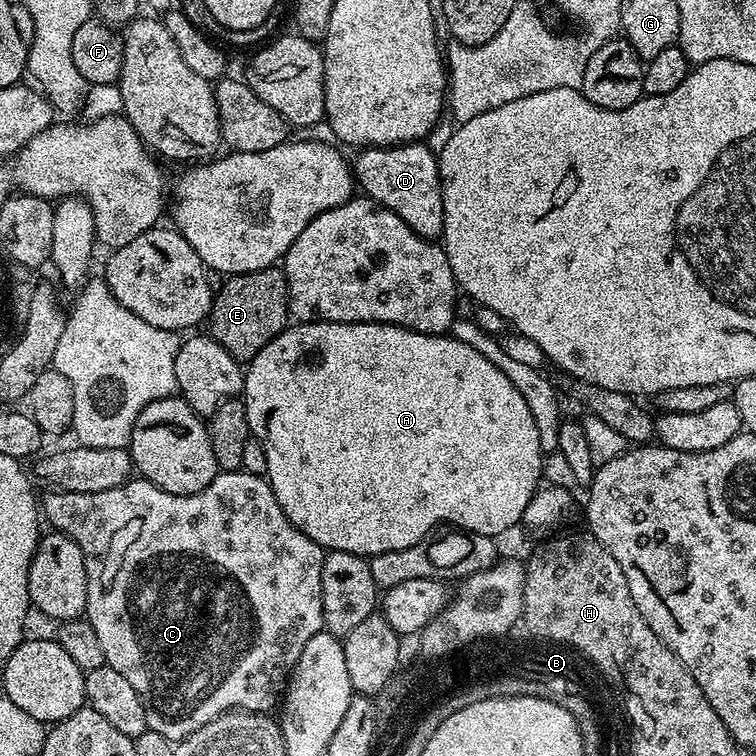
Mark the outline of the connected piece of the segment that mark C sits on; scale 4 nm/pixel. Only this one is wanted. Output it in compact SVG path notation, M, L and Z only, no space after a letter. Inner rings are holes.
M243 470L234 472L217 471L216 476L210 482L210 486L206 486L206 490L202 490L193 496L175 496L166 490L162 490L158 486L154 486L143 478L129 479L128 483L120 484L116 488L110 490L102 490L101 492L61 492L59 490L49 491L49 496L44 500L44 512L42 508L42 516L52 523L51 527L55 531L60 532L64 536L70 537L73 542L82 550L84 561L86 562L86 619L90 622L90 626L94 626L94 630L98 633L98 639L102 641L102 654L104 655L104 663L109 664L114 670L118 670L118 674L122 674L130 681L130 686L134 686L134 690L138 690L138 694L144 703L146 710L146 718L148 719L149 729L158 734L169 738L180 738L185 735L186 727L180 720L187 718L191 712L197 712L201 721L212 720L222 712L230 712L233 710L243 710L245 712L263 712L271 713L272 707L277 707L278 701L281 699L282 693L285 691L289 676L295 668L298 658L302 654L302 650L306 646L306 642L310 642L310 638L322 631L324 627L323 620L323 600L322 600L322 568L325 555L325 549L319 544L313 542L309 536L302 534L302 530L298 530L290 522L290 518L286 518L286 514L282 510L282 506L278 506L278 498L274 498L274 490L269 486L267 479L263 476L255 476Z

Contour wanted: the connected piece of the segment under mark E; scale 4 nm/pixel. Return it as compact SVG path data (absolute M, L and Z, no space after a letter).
M273 266L257 272L237 272L225 280L228 281L221 288L215 289L206 328L212 339L235 360L247 362L254 359L262 346L289 327L288 279L279 267Z

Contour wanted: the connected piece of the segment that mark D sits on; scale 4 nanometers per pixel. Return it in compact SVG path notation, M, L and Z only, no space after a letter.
M409 142L395 146L368 146L364 152L354 160L354 176L364 187L363 195L367 199L374 200L383 208L389 208L414 234L421 236L423 240L439 241L444 235L444 211L442 210L442 194L440 193L440 165L435 151L431 152L424 142Z

